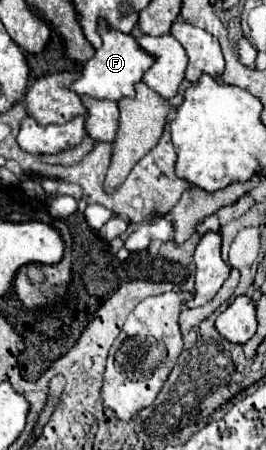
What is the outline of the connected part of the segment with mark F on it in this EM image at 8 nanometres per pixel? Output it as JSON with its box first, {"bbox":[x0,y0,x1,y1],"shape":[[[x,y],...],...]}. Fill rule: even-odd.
{"bbox":[70,21,154,101],"shape":[[[98,21],[98,33],[102,37],[102,47],[84,65],[82,75],[70,85],[70,89],[78,95],[88,95],[94,99],[118,101],[122,97],[134,97],[134,85],[142,79],[144,71],[154,63],[154,57],[150,57],[144,49],[138,49],[138,43],[132,35],[106,29],[106,21]]]}

